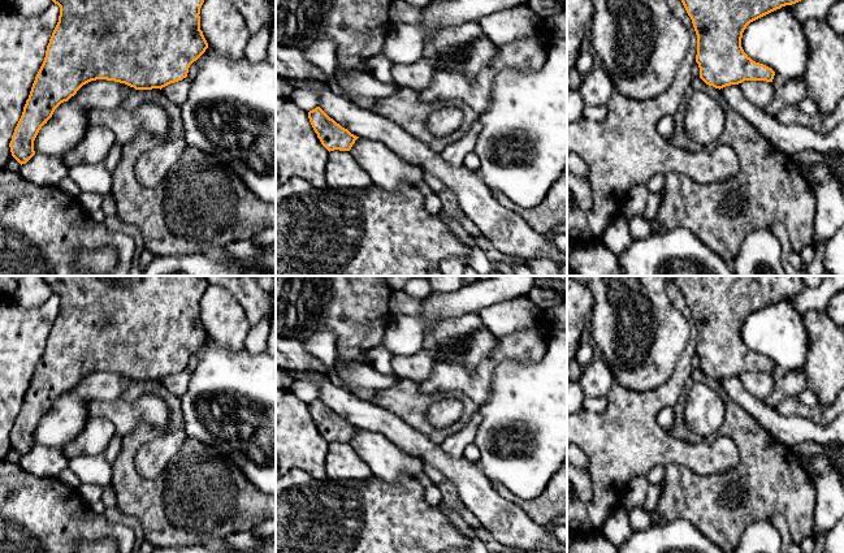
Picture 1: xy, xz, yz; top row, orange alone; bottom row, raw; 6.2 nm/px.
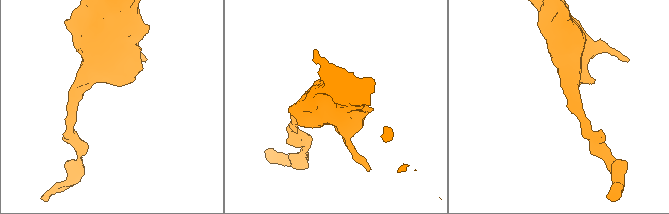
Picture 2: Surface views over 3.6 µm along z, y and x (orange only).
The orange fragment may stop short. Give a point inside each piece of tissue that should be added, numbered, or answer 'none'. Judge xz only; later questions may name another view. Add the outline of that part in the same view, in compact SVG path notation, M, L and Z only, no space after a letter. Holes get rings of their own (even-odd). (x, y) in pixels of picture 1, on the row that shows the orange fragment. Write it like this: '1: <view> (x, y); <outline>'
none

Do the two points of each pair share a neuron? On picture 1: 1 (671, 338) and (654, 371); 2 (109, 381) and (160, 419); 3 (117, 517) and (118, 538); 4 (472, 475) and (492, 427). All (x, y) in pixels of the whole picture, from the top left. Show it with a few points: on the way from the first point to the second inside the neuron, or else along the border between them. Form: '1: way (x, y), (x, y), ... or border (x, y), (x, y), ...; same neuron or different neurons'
1: way (663, 346), (654, 355), (654, 363); same neuron
2: border (121, 396), (115, 400), (91, 401); different neurons
3: border (102, 514), (111, 522), (125, 525), (134, 539); different neurons
4: border (479, 467), (494, 485); different neurons

